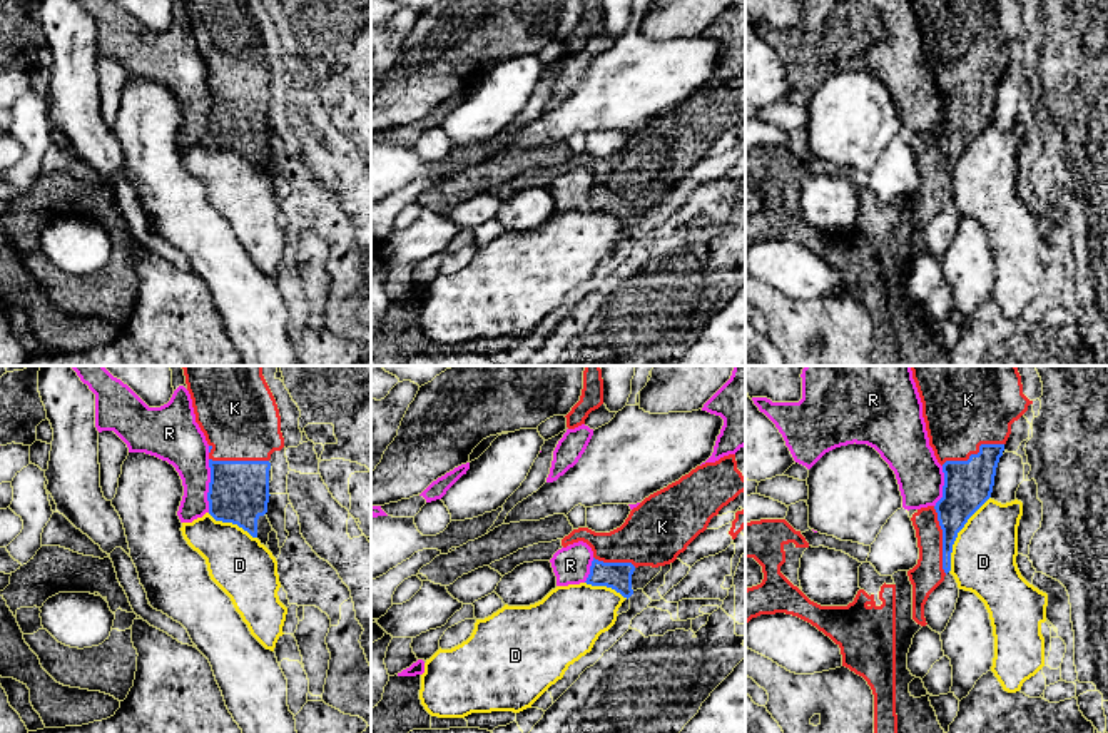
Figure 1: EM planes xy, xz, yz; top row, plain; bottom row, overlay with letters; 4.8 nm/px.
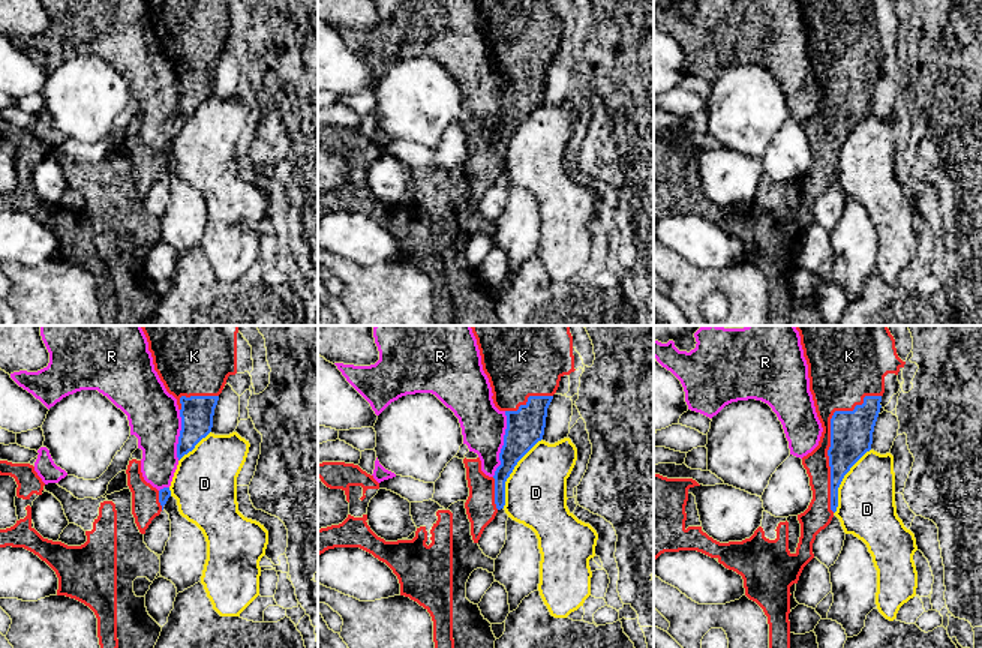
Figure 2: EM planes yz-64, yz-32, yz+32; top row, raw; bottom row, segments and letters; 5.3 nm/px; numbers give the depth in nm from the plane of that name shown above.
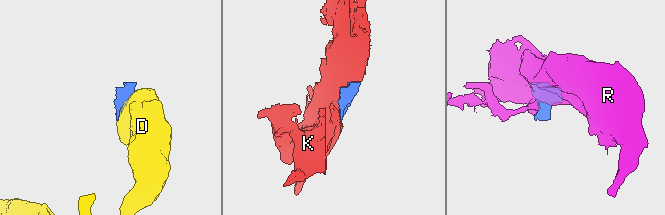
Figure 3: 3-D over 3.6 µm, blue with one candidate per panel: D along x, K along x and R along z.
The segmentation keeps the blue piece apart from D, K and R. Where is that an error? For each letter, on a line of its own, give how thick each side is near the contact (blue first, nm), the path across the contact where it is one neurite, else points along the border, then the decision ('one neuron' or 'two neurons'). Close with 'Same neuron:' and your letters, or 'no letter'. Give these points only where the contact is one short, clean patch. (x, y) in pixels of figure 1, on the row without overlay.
D: calibres 240 and 320 nm; two neurons
K: calibres 240 and 360 nm; one neuron
R: calibres 280 and 220 nm; two neurons
Same neuron: K

